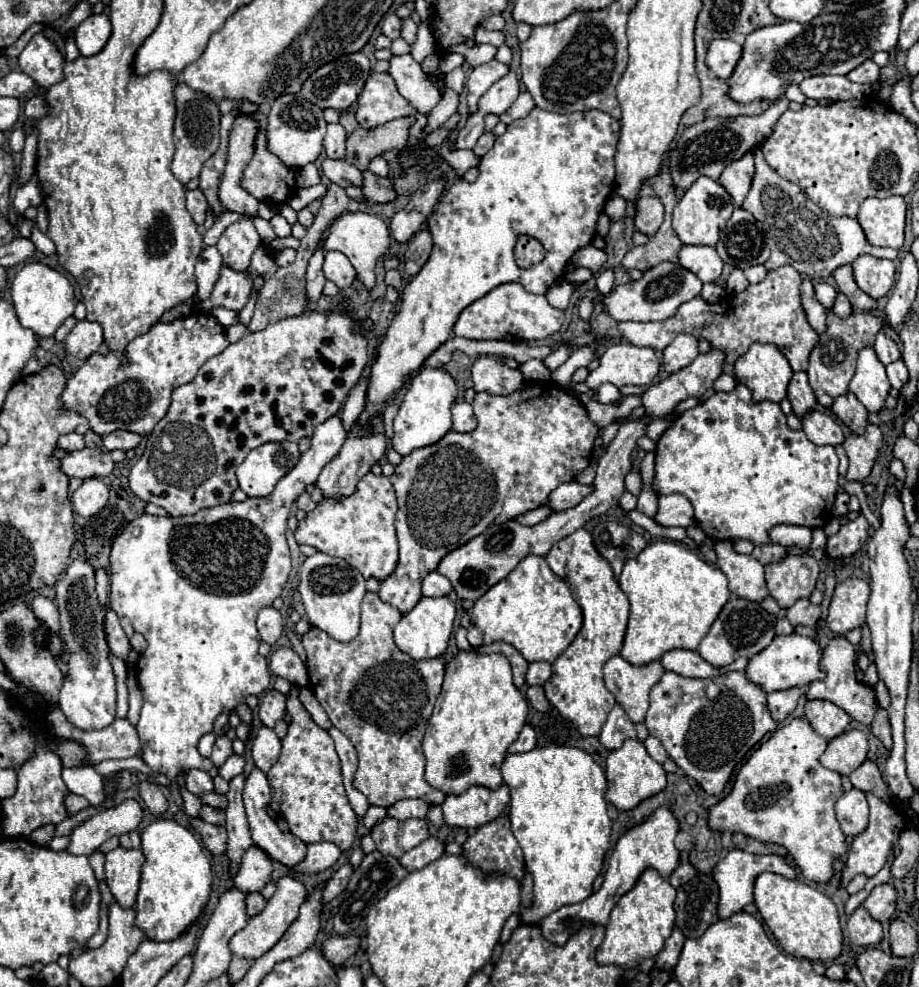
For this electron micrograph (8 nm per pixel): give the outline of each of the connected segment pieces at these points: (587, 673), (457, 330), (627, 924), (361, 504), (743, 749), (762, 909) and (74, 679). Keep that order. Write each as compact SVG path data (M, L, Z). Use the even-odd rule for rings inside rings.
M584 528L556 542L546 554L546 562L556 576L564 576L568 582L574 600L582 608L584 626L574 642L552 664L552 676L544 684L544 694L558 714L572 722L582 736L598 736L608 712L616 706L614 696L604 686L602 666L622 650L628 624L628 598L614 580L610 564L596 552L590 532Z
M500 284L480 300L472 302L454 326L454 334L470 340L508 340L508 342L528 342L544 340L546 336L560 330L564 324L564 312L550 306L546 296L534 296L520 284Z
M646 870L636 882L636 886L628 894L624 894L614 906L610 922L606 926L606 938L596 950L596 962L616 964L622 970L632 970L638 968L642 960L654 958L672 932L676 918L676 912L672 908L674 898L676 890L670 886L670 882L664 880L656 870Z
M372 472L366 474L360 482L358 488L352 496L344 498L342 502L334 502L334 500L322 500L312 512L308 512L308 516L298 524L298 530L294 532L298 544L310 544L316 550L330 554L330 556L338 556L344 558L350 566L358 568L362 572L364 578L378 578L384 580L386 576L390 576L398 564L398 542L396 542L396 532L394 532L394 516L396 516L398 504L396 504L396 494L394 494L394 486L386 476L374 476Z
M666 672L650 692L650 708L644 724L648 732L664 744L670 758L708 794L720 794L732 770L748 756L752 746L758 744L764 734L778 728L768 714L766 694L748 682L744 672L728 672L704 680ZM680 684L694 684L698 698L684 704Z
M764 872L756 878L754 886L754 902L764 922L772 930L774 938L780 942L782 950L806 960L822 960L824 964L836 960L842 952L842 926L838 918L836 904L818 892L816 888L800 882L788 880L784 876Z
M74 560L56 582L54 604L60 614L60 636L68 648L68 672L58 694L58 706L66 720L80 730L102 730L116 718L116 680L110 664L110 648L104 632L106 606L98 602L94 568Z

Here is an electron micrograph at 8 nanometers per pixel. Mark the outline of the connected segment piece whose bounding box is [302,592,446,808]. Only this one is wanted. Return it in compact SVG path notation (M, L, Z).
M366 592L362 600L362 624L360 634L350 642L336 642L320 628L310 628L302 636L302 646L308 658L308 676L310 688L314 690L318 702L324 706L332 724L342 730L350 742L358 750L358 770L354 776L354 786L368 796L372 806L392 806L404 798L422 798L428 804L442 804L444 794L434 790L424 780L424 754L422 754L422 738L428 726L434 702L438 698L438 690L444 680L444 662L440 658L414 660L404 654L392 640L392 628L400 622L402 614L390 604L382 602L378 594Z

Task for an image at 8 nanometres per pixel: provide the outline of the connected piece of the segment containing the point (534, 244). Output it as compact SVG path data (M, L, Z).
M522 234L522 238L518 238L518 242L516 242L516 262L520 266L524 266L524 268L534 266L544 258L544 254L546 254L546 250L536 238L530 238L530 236L524 236L524 234Z

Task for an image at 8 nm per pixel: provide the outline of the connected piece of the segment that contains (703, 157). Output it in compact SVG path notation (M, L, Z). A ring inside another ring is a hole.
M780 98L760 116L736 116L736 118L708 118L704 122L698 122L694 126L688 126L682 136L676 140L676 146L668 152L670 158L670 176L674 188L682 194L686 192L700 176L708 176L718 180L722 170L742 158L742 154L748 154L756 146L760 146L770 134L774 132L774 126L778 118L788 110L788 98Z

